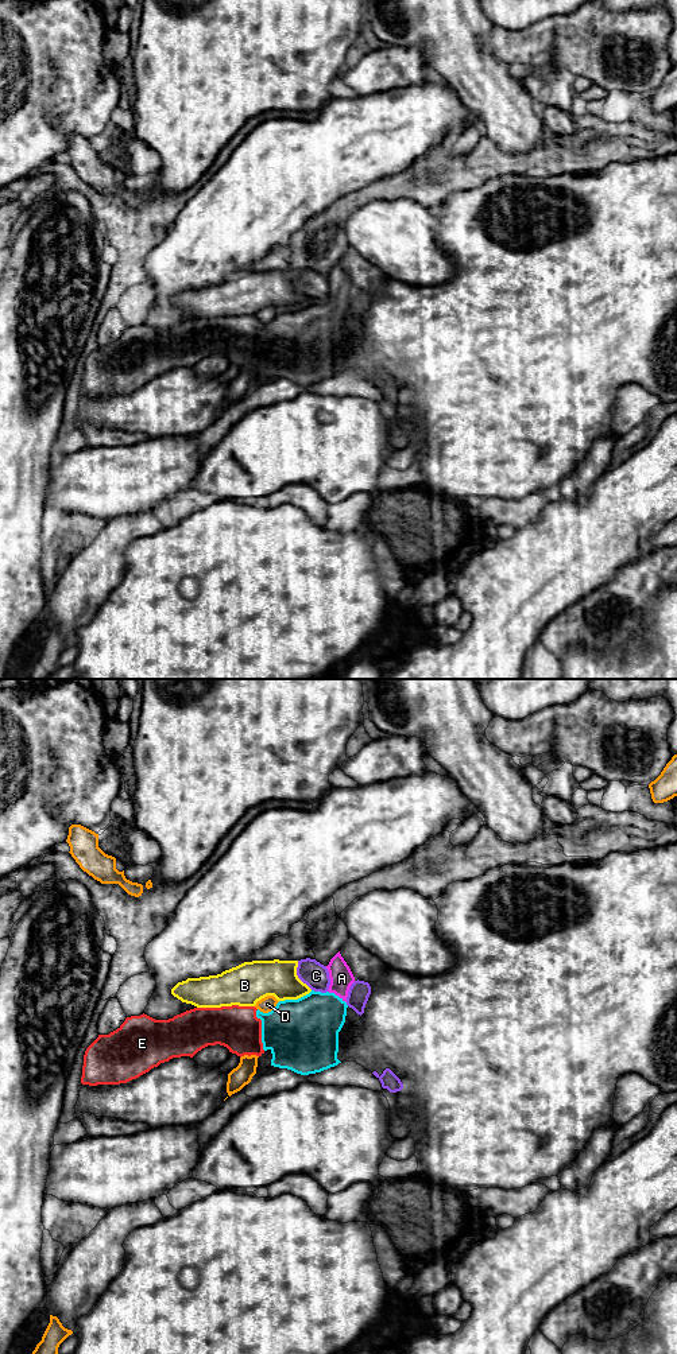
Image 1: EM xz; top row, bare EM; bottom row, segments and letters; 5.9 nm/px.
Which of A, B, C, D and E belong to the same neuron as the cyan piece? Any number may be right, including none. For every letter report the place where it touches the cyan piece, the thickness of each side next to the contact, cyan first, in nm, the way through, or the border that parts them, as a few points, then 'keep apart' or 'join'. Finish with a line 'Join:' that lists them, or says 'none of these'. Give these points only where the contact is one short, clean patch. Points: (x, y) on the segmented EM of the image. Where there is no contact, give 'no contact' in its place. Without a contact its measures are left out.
A: xz (337, 996) | 360/140 nm | across xz (309, 1027), (337, 996), (341, 978) | join
B: xz (296, 1000) | 420/220 nm | keep apart
C: xz (320, 992) | 400/160 nm | keep apart
D: xz (269, 1012) | 420/90 nm | along xz (279, 1001), (267, 1012), (258, 1009) | keep apart
E: xz (262, 1029) | 420/260 nm | across xz (302, 1035), (262, 1029), (238, 1028) | join
Join: A, E

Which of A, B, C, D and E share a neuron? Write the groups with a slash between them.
A E / B / C / D

